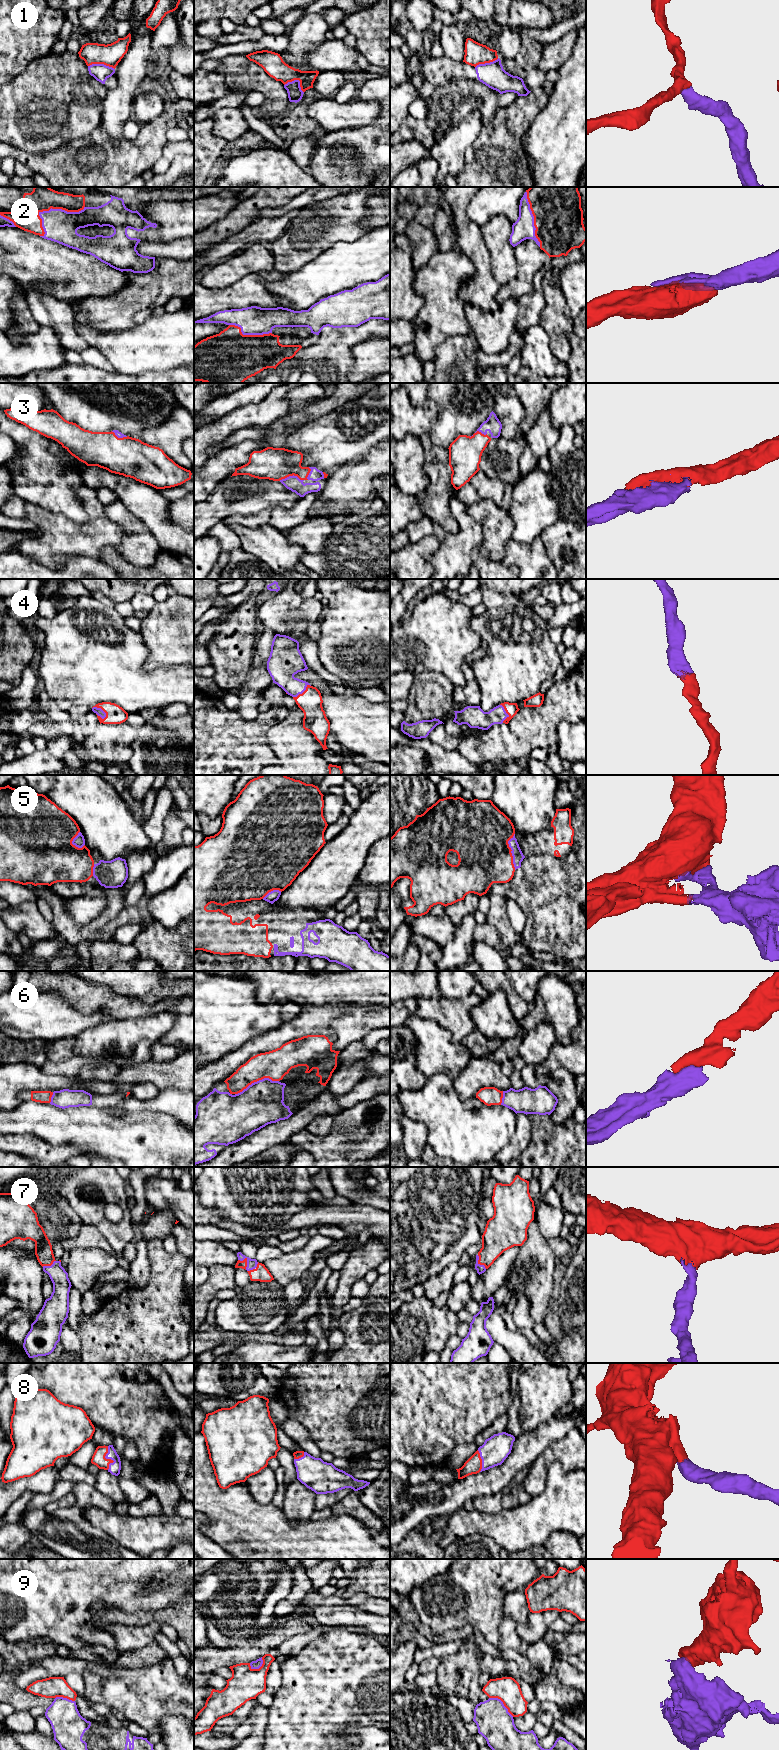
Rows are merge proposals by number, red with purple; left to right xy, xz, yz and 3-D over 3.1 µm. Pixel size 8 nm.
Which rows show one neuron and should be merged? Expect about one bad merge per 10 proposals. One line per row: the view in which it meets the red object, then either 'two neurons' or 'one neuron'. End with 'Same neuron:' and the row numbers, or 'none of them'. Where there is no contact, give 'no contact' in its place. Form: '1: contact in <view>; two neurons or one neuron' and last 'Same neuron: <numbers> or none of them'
1: contact in xy; two neurons
2: contact in xy; one neuron
3: contact in xz; one neuron
4: contact in xy; one neuron
5: contact in yz; one neuron
6: contact in xz; one neuron
7: contact in xz; one neuron
8: contact in xy; one neuron
9: contact in yz; two neurons
Same neuron: 2, 3, 4, 5, 6, 7, 8

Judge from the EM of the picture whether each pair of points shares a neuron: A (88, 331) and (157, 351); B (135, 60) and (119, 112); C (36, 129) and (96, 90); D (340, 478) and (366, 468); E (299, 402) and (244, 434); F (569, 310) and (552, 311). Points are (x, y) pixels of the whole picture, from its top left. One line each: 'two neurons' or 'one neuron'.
A: one neuron
B: one neuron
C: one neuron
D: one neuron
E: one neuron
F: two neurons

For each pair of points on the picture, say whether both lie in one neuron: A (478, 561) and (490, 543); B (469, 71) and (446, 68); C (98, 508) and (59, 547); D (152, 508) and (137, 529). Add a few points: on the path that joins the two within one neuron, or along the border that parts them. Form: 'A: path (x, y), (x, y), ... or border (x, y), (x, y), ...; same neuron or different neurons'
A: border (478, 546), (479, 552), (485, 558), (501, 562); different neurons
B: path (463, 71), (452, 70); same neuron
C: path (96, 520), (77, 539), (71, 539); same neuron
D: border (125, 505), (150, 530), (156, 540); different neurons

